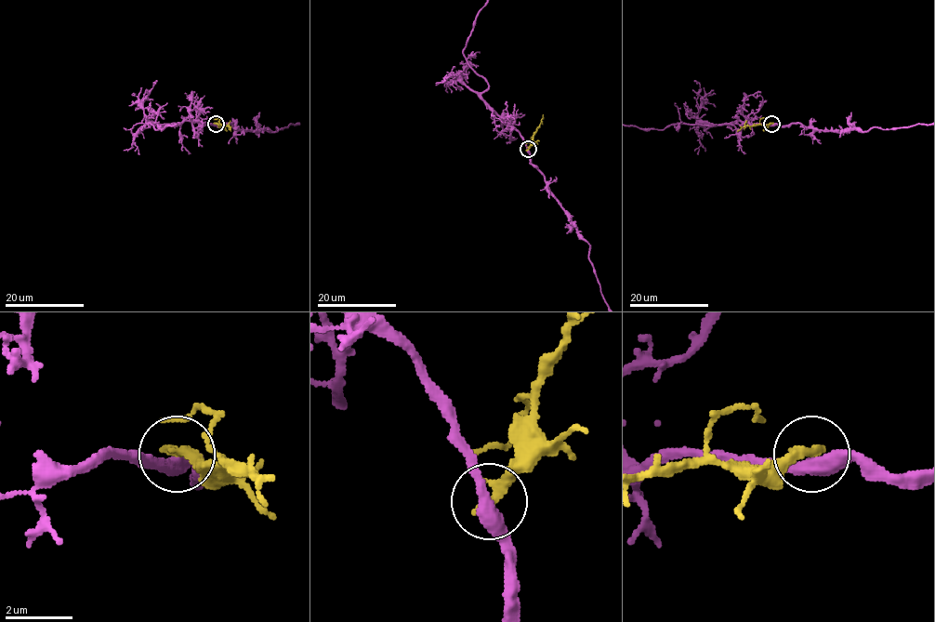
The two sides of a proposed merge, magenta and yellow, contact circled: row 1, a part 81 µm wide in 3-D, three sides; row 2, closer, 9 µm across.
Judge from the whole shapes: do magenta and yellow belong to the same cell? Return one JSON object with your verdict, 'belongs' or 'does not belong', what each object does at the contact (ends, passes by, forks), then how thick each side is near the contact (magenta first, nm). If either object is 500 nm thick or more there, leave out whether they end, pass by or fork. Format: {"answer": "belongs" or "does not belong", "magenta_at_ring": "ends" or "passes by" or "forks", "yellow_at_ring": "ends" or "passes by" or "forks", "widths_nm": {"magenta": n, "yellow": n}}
{"answer": "does not belong", "magenta_at_ring": "passes by", "yellow_at_ring": "ends", "widths_nm": {"magenta": 420, "yellow": 380}}

